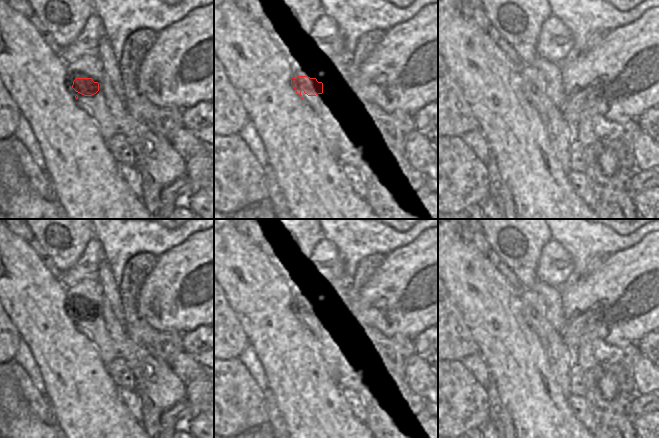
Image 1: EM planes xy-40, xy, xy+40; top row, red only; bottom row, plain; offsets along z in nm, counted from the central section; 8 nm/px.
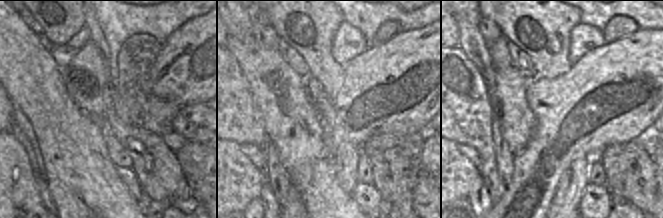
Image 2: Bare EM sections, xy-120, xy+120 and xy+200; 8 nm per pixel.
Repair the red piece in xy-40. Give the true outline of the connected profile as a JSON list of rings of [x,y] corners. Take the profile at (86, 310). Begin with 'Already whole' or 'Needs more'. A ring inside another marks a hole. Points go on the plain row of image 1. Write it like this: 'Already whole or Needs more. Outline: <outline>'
Needs more. Outline: [[[86,278],[74,286],[67,288],[65,309],[71,319],[77,323],[77,329],[86,334],[97,347],[103,363],[108,366],[110,362],[118,358],[118,355],[115,345],[105,327],[105,321],[101,313],[103,297],[103,287],[99,278]]]

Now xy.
Needs more. Outline: [[[298,284],[293,288],[291,309],[297,319],[317,339],[319,349],[335,380],[341,383],[345,347],[331,331],[325,319],[325,290],[316,284]]]

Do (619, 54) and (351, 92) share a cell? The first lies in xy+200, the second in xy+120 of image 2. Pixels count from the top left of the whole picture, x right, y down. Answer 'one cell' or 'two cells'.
one cell

